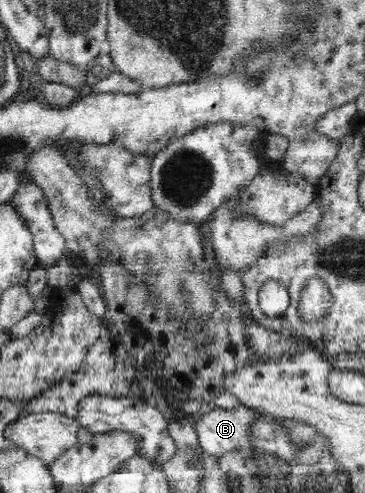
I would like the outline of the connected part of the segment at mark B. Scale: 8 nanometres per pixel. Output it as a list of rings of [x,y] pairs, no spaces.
[[[245,404],[225,409],[216,407],[202,414],[194,422],[195,433],[202,451],[209,456],[221,457],[227,452],[257,453],[249,445],[249,423],[258,419],[258,413]]]

